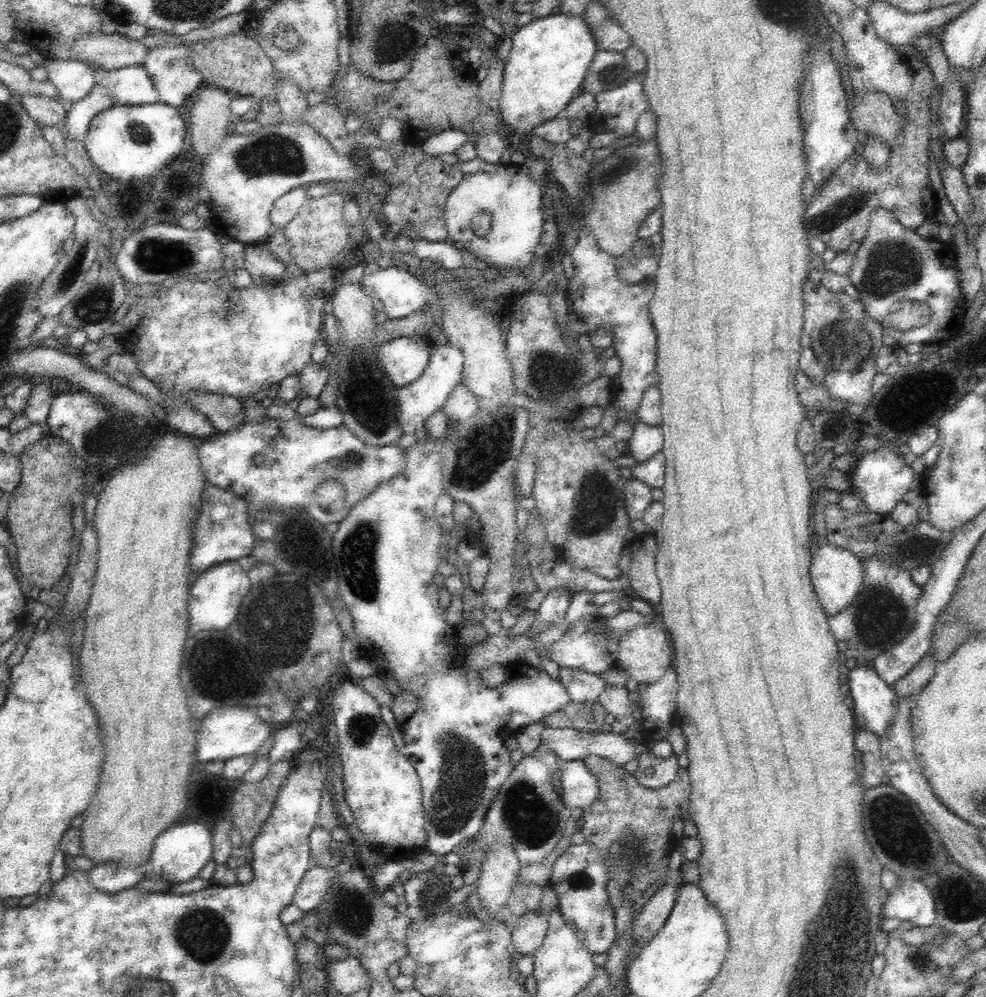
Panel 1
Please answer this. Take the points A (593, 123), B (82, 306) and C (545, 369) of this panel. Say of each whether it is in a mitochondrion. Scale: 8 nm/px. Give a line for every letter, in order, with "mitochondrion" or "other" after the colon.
A: other
B: mitochondrion
C: mitochondrion

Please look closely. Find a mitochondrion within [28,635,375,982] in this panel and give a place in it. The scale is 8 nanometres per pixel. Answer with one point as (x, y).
(203, 933)

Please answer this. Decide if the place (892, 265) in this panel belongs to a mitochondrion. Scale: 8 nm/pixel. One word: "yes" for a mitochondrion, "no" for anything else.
yes

